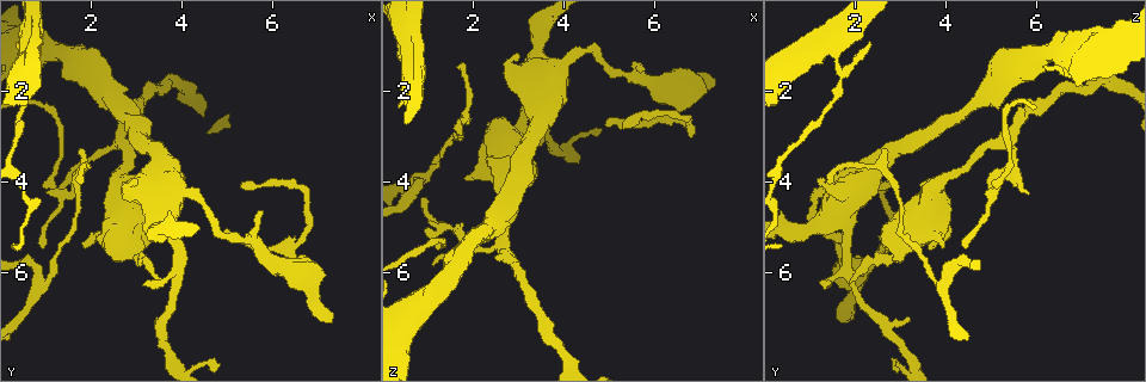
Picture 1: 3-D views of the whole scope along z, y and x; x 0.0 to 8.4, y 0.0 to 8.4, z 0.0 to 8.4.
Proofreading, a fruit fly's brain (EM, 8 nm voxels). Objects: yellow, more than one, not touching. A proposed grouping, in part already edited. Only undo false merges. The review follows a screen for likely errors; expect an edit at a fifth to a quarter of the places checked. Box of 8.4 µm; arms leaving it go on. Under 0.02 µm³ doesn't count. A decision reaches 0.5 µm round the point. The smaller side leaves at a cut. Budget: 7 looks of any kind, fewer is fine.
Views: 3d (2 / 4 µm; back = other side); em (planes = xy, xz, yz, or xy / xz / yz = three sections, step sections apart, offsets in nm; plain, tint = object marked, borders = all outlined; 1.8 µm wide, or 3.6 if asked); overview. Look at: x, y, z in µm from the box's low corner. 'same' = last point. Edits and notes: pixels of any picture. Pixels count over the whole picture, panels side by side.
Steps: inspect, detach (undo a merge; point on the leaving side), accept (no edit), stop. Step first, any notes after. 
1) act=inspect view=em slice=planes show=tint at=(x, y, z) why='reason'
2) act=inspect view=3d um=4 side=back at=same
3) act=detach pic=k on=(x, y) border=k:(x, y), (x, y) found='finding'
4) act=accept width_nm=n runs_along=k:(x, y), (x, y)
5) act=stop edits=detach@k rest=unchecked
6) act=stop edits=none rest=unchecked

act=inspect view=3d um=4 side=back at=(3.50, 4.60, 1.65) why='sharp bend'

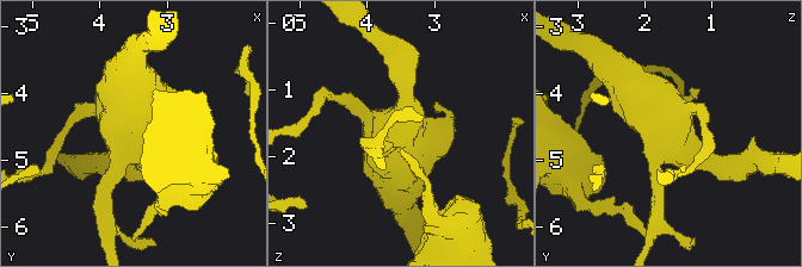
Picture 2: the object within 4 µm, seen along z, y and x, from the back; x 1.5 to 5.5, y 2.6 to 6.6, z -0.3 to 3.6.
act=inspect view=em um=3.6 slice=planes show=tint at=(3.55, 4.55, 1.60) why='need the tissue'

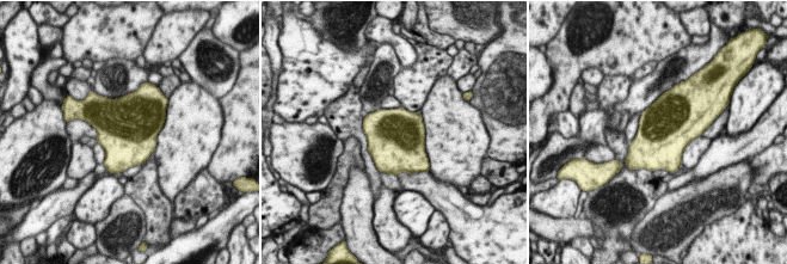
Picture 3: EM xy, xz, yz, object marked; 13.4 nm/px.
act=accept found='one neuron here'

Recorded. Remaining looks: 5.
act=inspect view=em slice=planes show=tint at=(2.65, 3.15, 5.25) why='branch point'

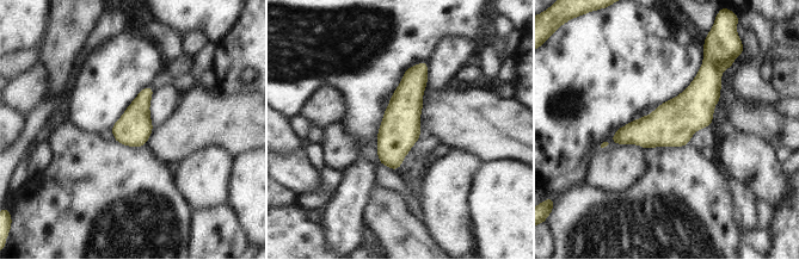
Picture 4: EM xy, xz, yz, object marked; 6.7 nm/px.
act=accept width_nm=240 found='all the same neuron'

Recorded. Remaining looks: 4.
act=inspect view=3d um=4 side=back at=(0.95, 6.30, 3.90) why='sharp bend'

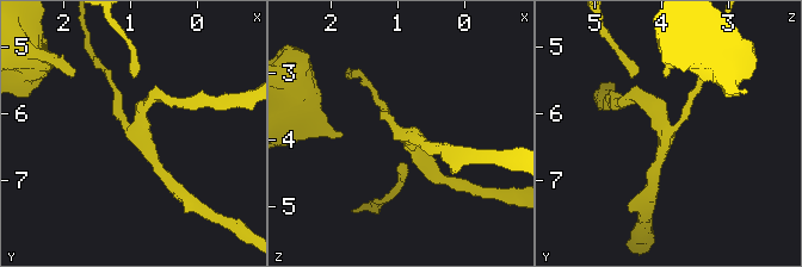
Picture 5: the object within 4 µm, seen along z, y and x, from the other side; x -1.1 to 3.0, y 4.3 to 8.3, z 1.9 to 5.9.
act=inspect view=em slice=planes show=tint at=(0.90, 6.25, 3.90) arms=3

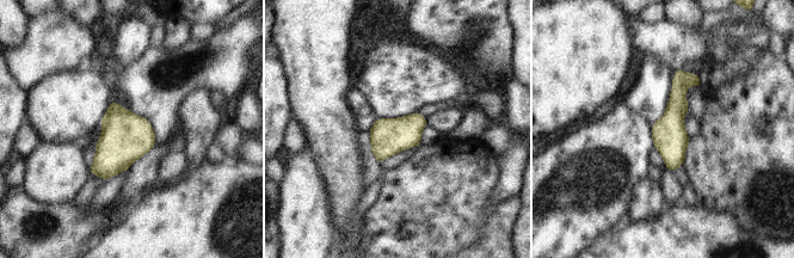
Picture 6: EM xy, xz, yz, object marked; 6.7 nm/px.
act=accept width_nm=240 runs_along=6:(695, 77), (678, 92), (672, 166) found='one neuron here'

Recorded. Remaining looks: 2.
act=stop edits=none rest=unchecked

